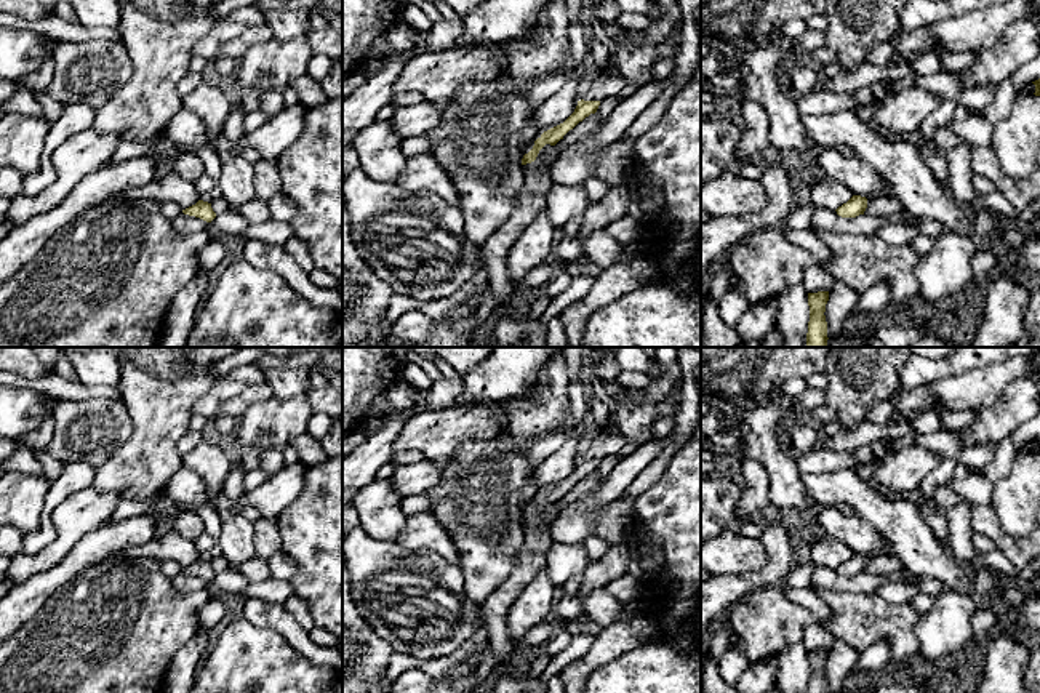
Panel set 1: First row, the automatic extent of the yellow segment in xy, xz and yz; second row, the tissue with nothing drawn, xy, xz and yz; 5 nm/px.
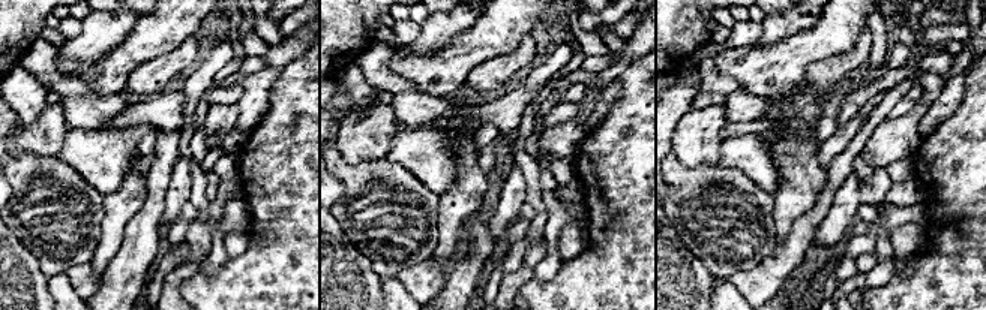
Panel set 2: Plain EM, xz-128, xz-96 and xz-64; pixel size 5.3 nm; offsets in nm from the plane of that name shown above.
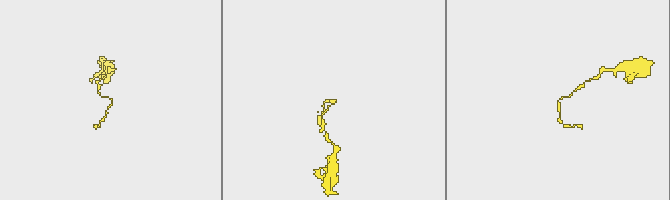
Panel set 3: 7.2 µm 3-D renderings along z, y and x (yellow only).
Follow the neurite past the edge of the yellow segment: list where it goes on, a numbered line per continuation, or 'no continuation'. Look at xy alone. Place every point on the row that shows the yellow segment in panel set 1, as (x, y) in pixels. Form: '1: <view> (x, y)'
no continuation

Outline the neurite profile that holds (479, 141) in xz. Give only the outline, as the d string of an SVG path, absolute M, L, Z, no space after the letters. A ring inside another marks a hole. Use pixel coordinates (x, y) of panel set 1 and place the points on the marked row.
M498 78L491 82L466 82L453 98L438 106L442 122L424 136L430 141L427 150L450 174L464 216L464 234L478 248L514 213L525 186L522 171L522 130L533 115L526 91L518 85Z

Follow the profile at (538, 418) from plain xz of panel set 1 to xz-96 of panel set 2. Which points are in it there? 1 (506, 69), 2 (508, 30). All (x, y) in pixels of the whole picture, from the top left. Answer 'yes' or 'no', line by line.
1: yes
2: no

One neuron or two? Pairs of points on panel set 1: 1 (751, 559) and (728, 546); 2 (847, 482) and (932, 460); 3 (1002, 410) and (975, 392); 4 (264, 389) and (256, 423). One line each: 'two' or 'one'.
1: one
2: two
3: two
4: two

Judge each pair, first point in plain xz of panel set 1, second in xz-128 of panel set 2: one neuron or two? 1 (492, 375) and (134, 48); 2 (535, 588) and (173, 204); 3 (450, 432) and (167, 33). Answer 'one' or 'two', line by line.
1: two
2: one
3: one

